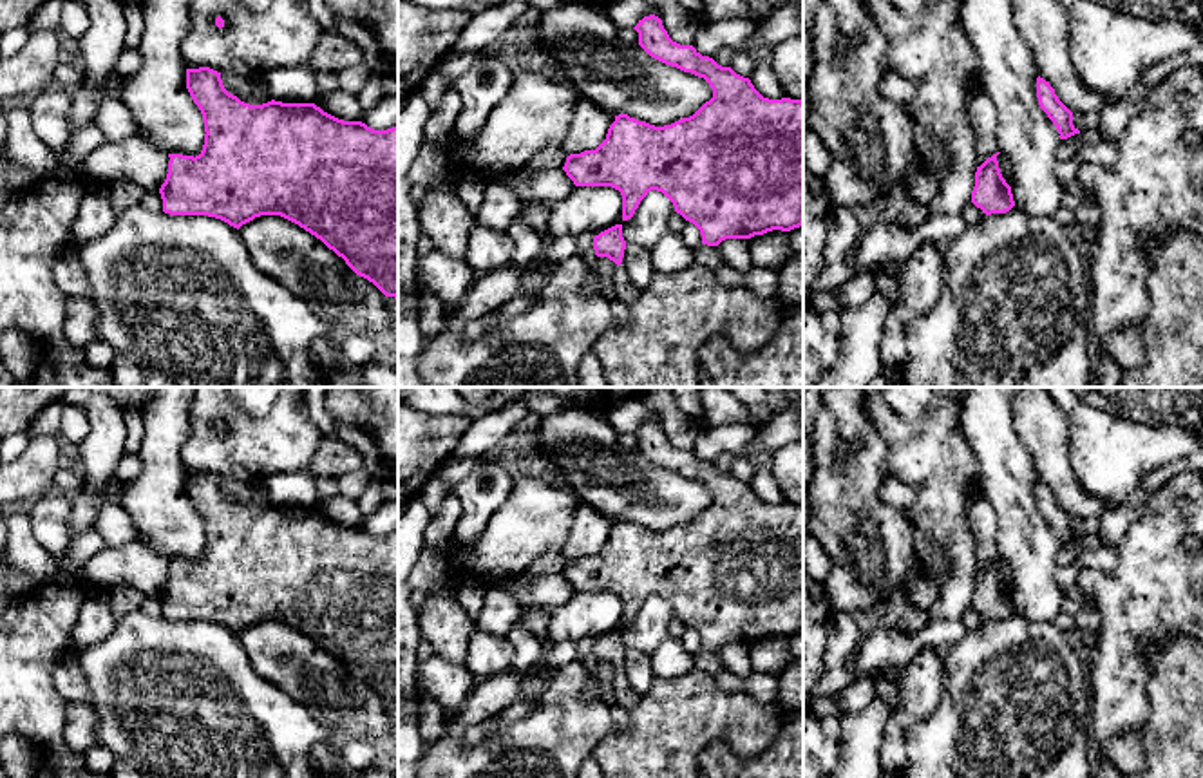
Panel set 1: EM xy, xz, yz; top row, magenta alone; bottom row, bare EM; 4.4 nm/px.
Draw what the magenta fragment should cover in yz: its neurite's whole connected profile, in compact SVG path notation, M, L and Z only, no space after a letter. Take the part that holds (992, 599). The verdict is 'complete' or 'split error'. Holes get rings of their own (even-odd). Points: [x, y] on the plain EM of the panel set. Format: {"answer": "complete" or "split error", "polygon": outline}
{"answer": "complete", "polygon": "M997 561L988 563L975 577L971 608L986 621L1006 619L1015 612L1011 592L1000 579Z"}

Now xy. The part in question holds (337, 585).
{"answer": "complete", "polygon": "M210 472L186 474L186 494L204 527L199 561L168 559L168 579L159 593L163 617L170 621L208 621L233 633L260 621L280 621L346 666L385 702L398 704L398 530L374 536L362 527L344 527L315 508L268 507L250 510L230 499L221 478Z"}

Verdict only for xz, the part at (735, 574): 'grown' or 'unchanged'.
unchanged

